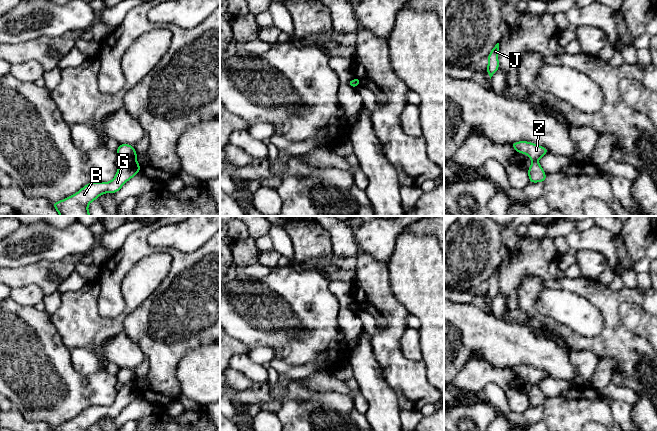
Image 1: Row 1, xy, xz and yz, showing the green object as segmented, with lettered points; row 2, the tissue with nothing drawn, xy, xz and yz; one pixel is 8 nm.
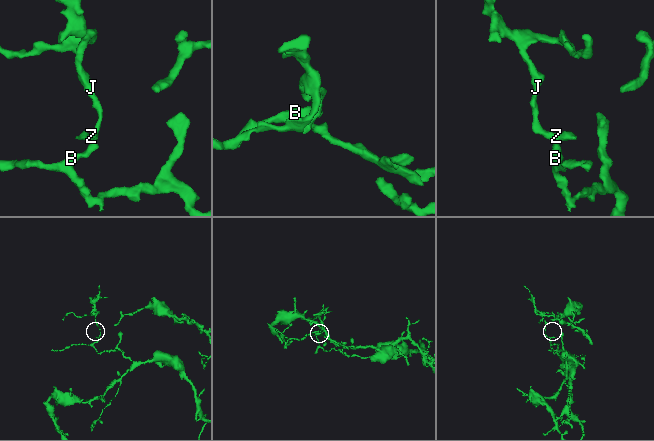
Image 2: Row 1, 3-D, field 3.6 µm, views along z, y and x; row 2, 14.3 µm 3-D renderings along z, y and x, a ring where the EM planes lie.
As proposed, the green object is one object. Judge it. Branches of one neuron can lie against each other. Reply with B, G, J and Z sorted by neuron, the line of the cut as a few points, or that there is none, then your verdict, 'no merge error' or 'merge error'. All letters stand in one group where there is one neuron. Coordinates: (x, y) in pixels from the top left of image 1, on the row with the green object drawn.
groups B G / J Z; cut xy (135, 160), (124, 161); merge error

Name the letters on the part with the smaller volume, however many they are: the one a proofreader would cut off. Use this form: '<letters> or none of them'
J, Z

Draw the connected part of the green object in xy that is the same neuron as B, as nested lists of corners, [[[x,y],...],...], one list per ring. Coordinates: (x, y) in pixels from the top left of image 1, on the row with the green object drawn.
[[[134,160],[124,161],[110,182],[91,182],[74,195],[64,200],[53,202],[60,216],[91,216],[88,204],[104,193],[118,192],[121,187],[140,172],[140,164]]]

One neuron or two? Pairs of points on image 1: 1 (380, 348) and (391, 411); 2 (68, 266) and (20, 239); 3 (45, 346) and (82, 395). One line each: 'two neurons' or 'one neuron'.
1: two neurons
2: two neurons
3: one neuron

